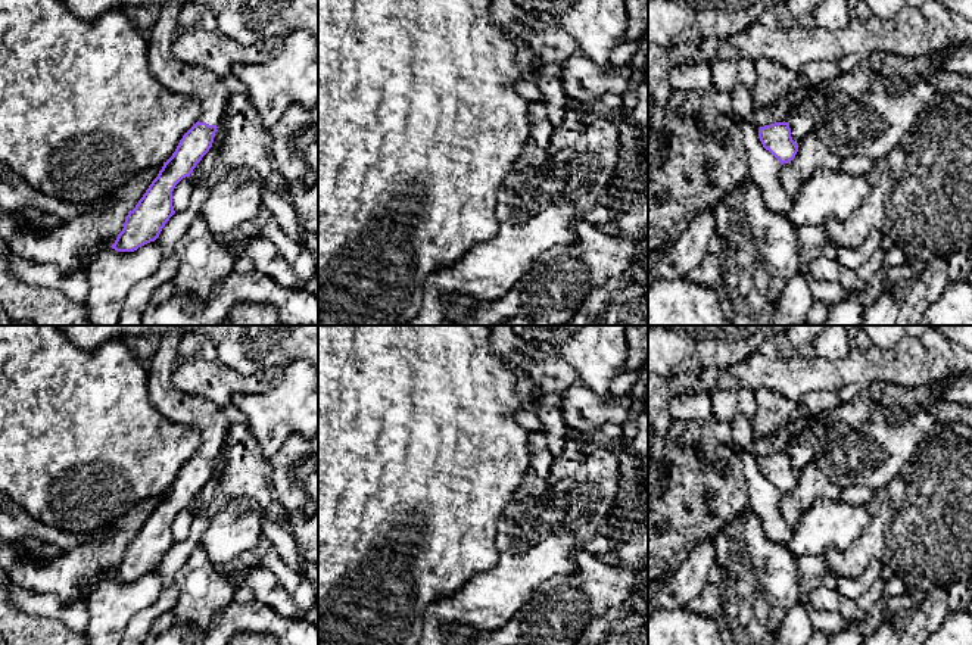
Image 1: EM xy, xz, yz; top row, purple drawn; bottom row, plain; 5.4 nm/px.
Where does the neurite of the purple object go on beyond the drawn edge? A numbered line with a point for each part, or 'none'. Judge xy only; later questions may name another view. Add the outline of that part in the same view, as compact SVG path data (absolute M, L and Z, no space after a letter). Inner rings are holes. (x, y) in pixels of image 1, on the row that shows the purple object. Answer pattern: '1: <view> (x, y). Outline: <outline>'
1: xy (190, 80). Outline: M172 0L161 7L161 13L147 32L147 50L152 75L169 91L191 96L200 103L199 122L219 125L230 93L221 77L212 71L178 60L171 46L177 37L178 13L187 4Z

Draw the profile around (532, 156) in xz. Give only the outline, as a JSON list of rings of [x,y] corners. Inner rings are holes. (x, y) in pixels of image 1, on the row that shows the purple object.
[[[530,138],[520,153],[515,168],[523,169],[527,178],[535,178],[546,169],[548,159],[549,155],[546,153],[546,149],[538,146]]]

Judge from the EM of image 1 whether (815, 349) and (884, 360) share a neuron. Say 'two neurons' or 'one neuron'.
two neurons

